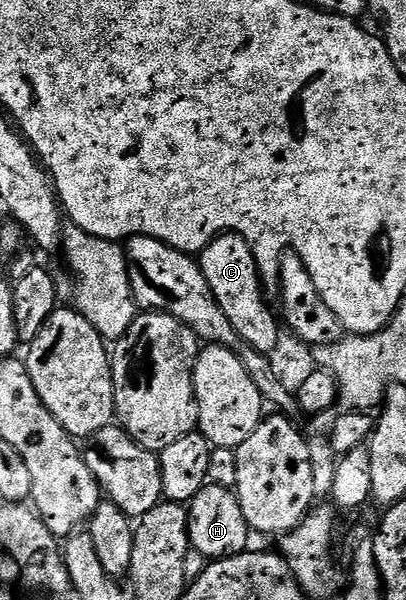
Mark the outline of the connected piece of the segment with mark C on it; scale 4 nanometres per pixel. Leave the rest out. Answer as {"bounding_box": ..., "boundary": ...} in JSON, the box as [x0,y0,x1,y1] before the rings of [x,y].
{"bounding_box":[197,233,280,355],"boundary":[[[224,233],[221,237],[215,237],[202,250],[197,262],[202,269],[204,279],[208,279],[208,287],[212,291],[220,311],[224,311],[224,315],[228,317],[228,323],[232,323],[232,327],[236,327],[236,335],[240,335],[240,339],[244,339],[244,343],[248,343],[248,347],[269,355],[277,346],[280,336],[278,327],[280,328],[280,325],[278,321],[277,323],[274,322],[273,315],[266,310],[266,301],[262,298],[264,286],[261,277],[258,275],[258,264],[248,247],[248,243],[239,233]]]}

